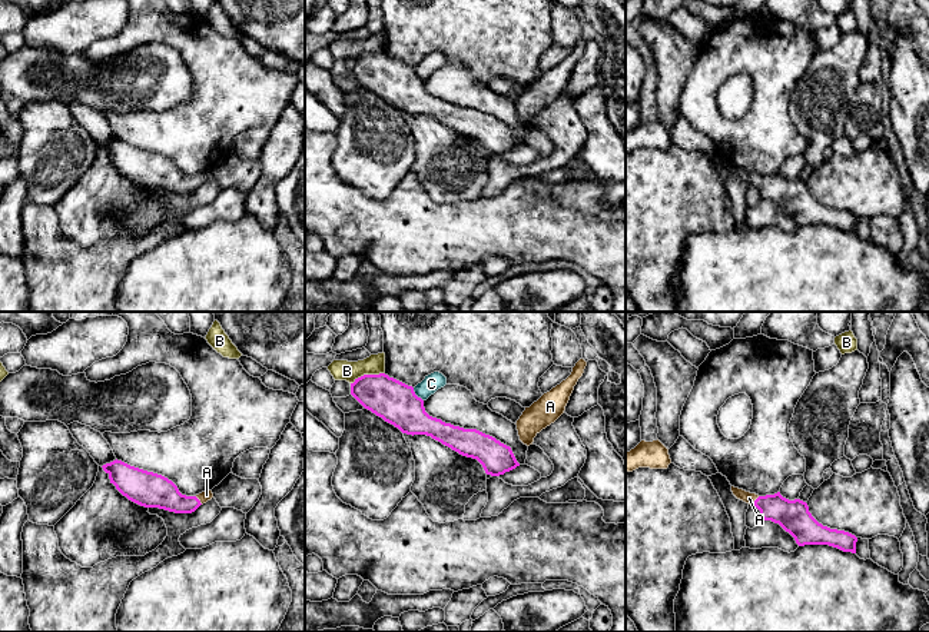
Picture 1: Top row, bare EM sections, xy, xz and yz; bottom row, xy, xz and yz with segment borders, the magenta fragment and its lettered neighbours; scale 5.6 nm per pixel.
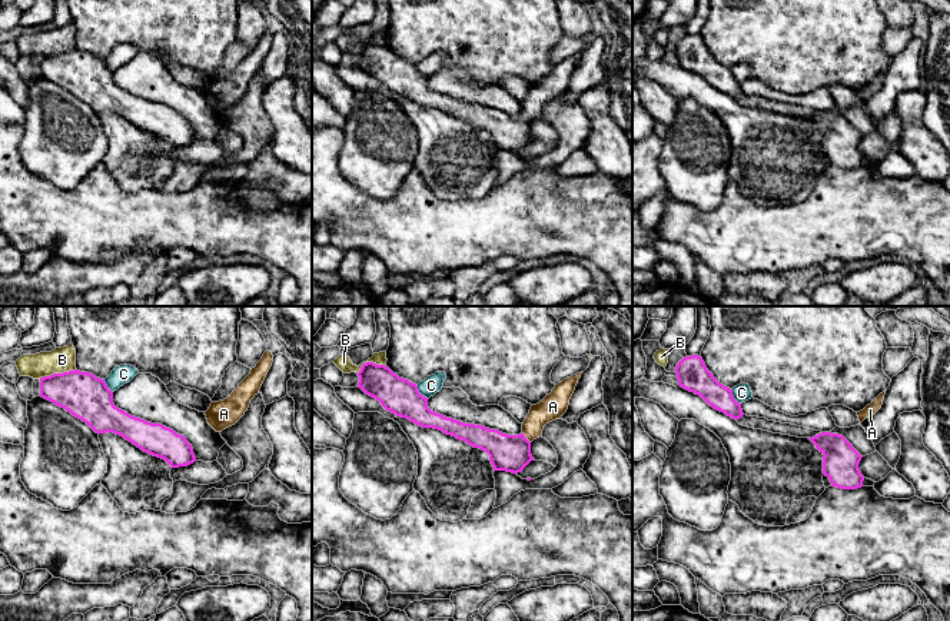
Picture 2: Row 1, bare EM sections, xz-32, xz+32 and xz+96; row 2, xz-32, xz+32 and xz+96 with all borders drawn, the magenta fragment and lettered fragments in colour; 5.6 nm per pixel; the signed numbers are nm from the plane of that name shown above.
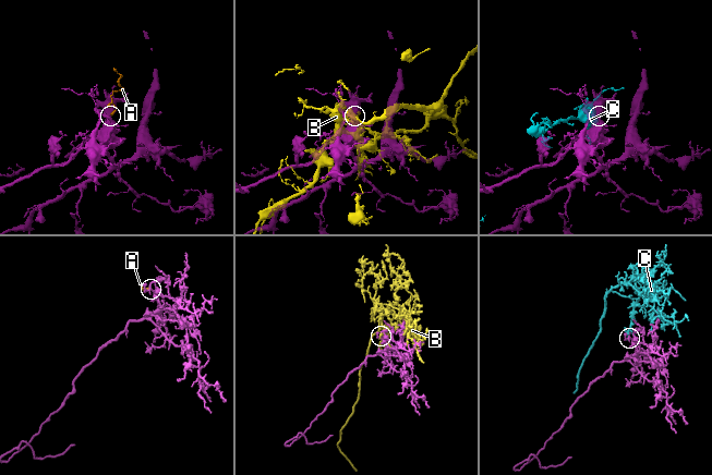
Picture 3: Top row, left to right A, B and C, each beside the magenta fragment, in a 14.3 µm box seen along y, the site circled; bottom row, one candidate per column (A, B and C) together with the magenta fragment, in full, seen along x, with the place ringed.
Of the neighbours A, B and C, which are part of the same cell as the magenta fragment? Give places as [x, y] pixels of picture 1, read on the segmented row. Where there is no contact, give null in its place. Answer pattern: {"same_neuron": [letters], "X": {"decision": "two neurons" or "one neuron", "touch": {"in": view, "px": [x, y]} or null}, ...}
{"same_neuron": ["A"], "A": {"decision": "one neuron", "touch": {"in": "xy", "px": [199, 501]}}, "B": {"decision": "two neurons", "touch": {"in": "xz", "px": [367, 375]}}, "C": {"decision": "two neurons", "touch": {"in": "xz", "px": [415, 395]}}}

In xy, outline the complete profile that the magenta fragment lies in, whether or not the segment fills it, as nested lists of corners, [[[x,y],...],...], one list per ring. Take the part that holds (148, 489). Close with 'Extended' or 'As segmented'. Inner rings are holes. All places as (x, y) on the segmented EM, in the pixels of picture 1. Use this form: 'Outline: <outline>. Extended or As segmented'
Outline: [[[113,460],[102,466],[110,483],[129,500],[145,506],[159,508],[175,513],[192,513],[213,498],[212,490],[196,496],[182,495],[167,478]]]. Extended

